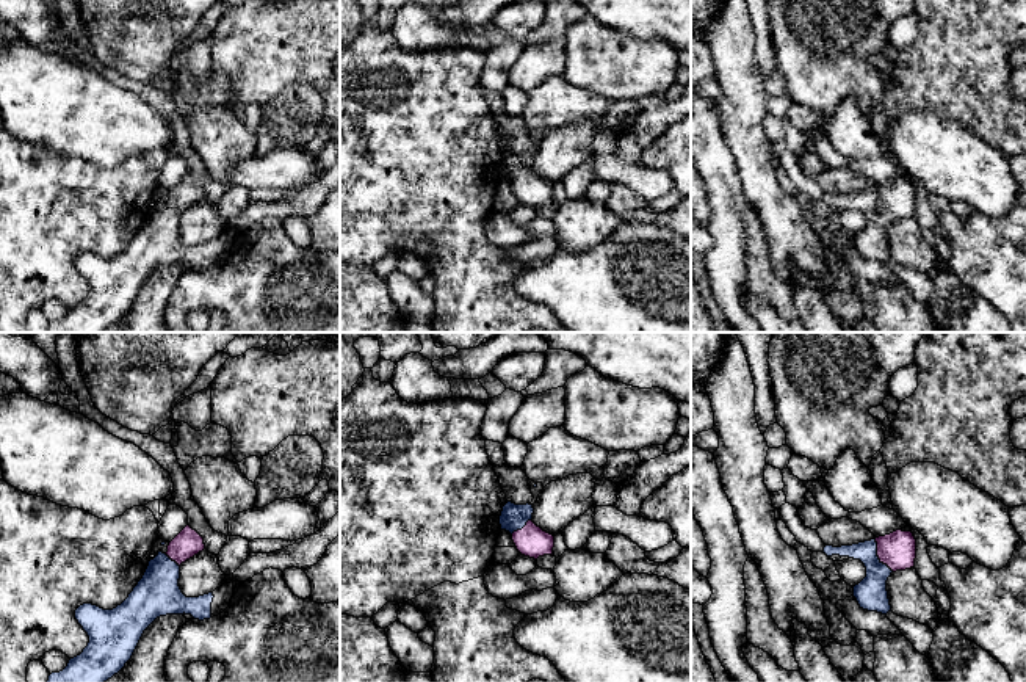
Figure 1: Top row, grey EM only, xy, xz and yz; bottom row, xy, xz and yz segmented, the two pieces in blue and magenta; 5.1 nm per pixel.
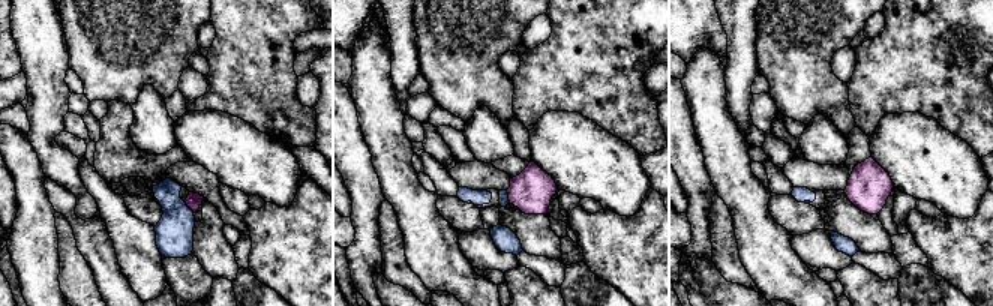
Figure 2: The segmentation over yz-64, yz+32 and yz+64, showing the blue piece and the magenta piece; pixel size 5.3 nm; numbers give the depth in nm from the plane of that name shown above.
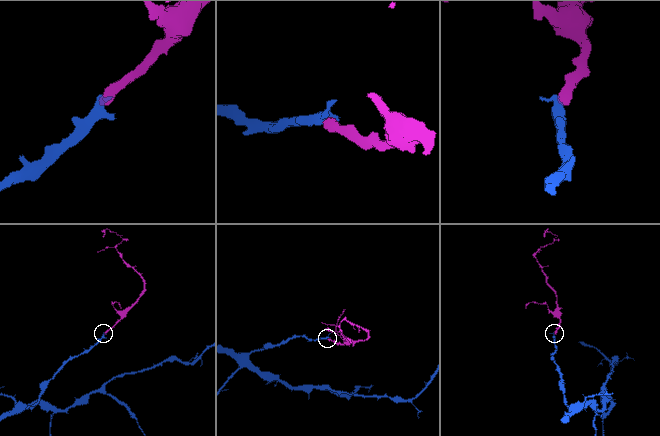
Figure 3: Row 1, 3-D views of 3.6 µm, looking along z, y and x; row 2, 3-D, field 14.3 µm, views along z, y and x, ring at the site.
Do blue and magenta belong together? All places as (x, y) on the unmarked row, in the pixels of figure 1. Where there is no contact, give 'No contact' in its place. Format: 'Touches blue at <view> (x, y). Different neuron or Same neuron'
Touches blue at yz (876, 204). Same neuron

